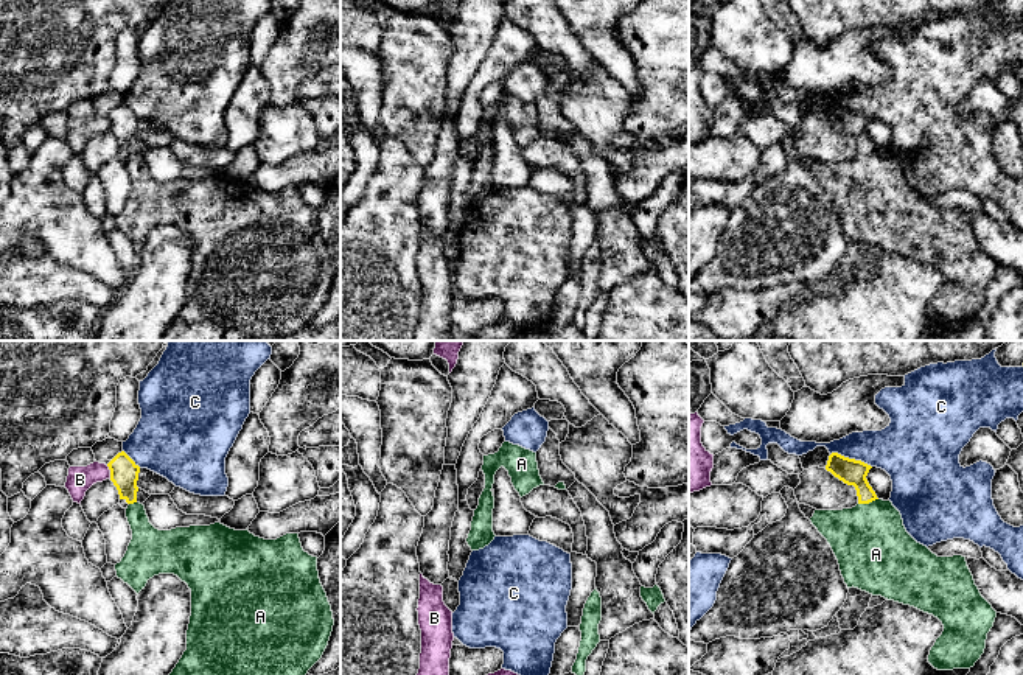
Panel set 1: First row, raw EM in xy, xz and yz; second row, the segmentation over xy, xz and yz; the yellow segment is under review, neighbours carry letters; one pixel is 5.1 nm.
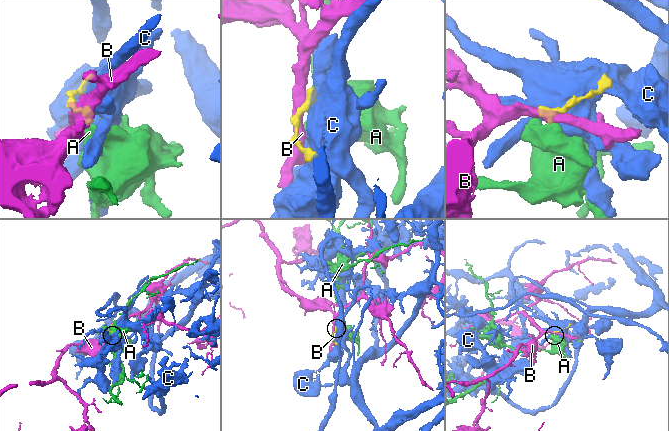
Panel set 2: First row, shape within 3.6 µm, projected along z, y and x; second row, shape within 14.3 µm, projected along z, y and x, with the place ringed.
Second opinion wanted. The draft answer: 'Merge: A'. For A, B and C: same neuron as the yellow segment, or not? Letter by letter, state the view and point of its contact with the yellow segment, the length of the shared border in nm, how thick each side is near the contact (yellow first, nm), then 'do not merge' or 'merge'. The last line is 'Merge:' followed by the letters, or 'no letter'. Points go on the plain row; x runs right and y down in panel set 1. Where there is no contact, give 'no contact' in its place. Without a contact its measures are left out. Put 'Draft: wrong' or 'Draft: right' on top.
Draft: wrong
A: contact yz (868, 154); length 110 nm; calibres 140 and 380 nm; do not merge
B: contact xy (111, 123); length 80 nm; calibres 140 and 140 nm; do not merge
C: contact yz (851, 111); length 220 nm; calibres 140 and 260 nm; do not merge
Merge: no letter

